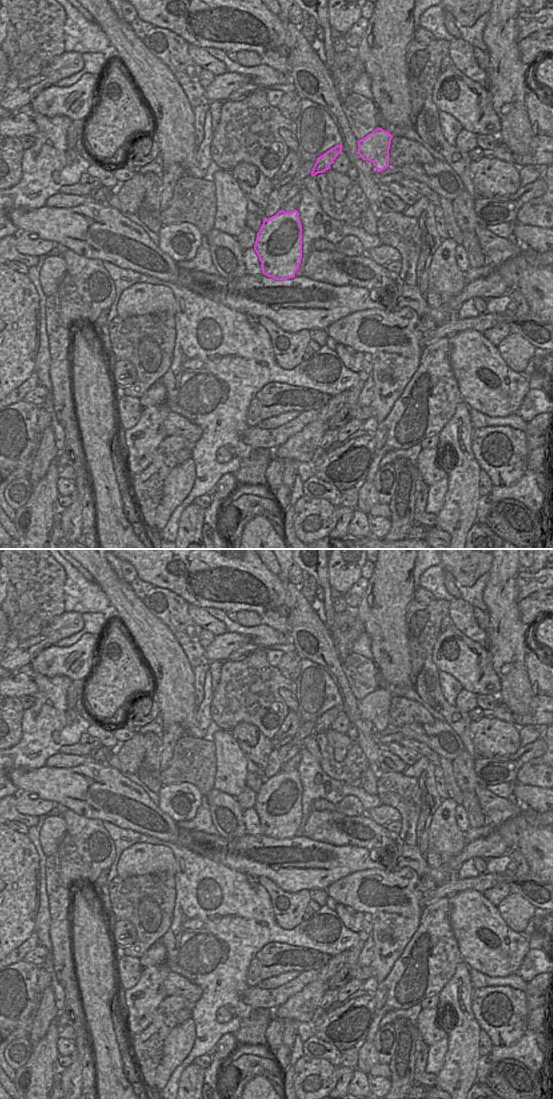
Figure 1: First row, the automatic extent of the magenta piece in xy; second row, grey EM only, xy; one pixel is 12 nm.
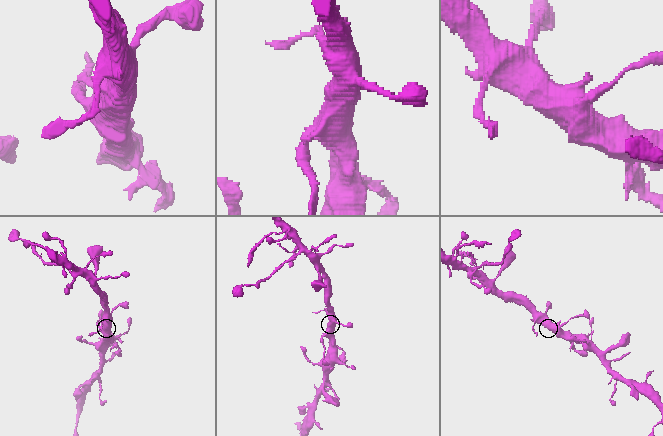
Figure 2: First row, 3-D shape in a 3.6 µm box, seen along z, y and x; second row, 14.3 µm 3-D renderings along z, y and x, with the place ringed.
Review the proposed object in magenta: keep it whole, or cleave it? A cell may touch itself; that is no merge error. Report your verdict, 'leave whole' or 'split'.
leave whole

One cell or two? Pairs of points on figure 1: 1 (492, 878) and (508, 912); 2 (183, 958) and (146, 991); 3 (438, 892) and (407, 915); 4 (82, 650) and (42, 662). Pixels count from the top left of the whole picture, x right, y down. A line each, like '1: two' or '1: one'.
1: two
2: two
3: two
4: one

